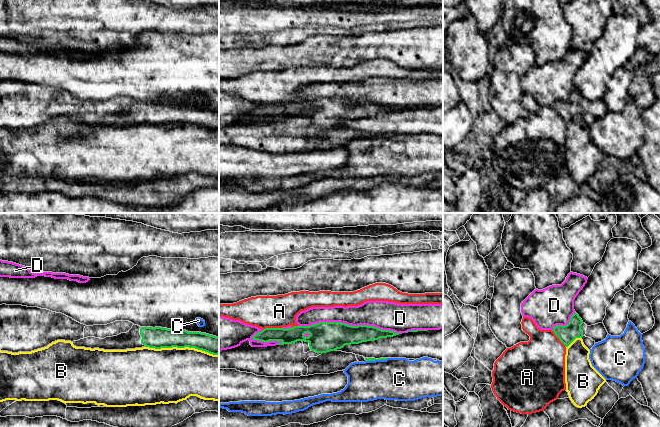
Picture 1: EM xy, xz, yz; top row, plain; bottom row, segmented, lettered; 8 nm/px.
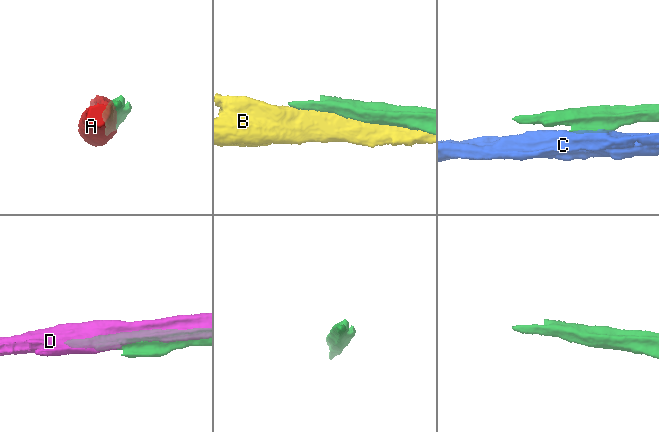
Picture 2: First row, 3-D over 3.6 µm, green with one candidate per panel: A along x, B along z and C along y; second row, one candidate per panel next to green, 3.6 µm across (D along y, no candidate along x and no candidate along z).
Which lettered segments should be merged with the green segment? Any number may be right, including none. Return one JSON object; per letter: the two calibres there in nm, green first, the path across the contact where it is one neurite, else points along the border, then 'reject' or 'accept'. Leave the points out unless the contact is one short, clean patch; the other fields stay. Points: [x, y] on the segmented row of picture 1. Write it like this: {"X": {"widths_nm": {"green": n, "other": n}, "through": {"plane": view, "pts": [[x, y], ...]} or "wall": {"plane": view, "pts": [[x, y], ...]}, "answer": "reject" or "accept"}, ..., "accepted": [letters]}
{"A": {"widths_nm": {"green": 130, "other": 260}, "answer": "reject"}, "B": {"widths_nm": {"green": 170, "other": 440}, "answer": "reject"}, "C": {"widths_nm": {"green": 30, "other": 340}, "answer": "reject"}, "D": {"widths_nm": {"green": 240, "other": 220}, "answer": "reject"}, "accepted": []}

